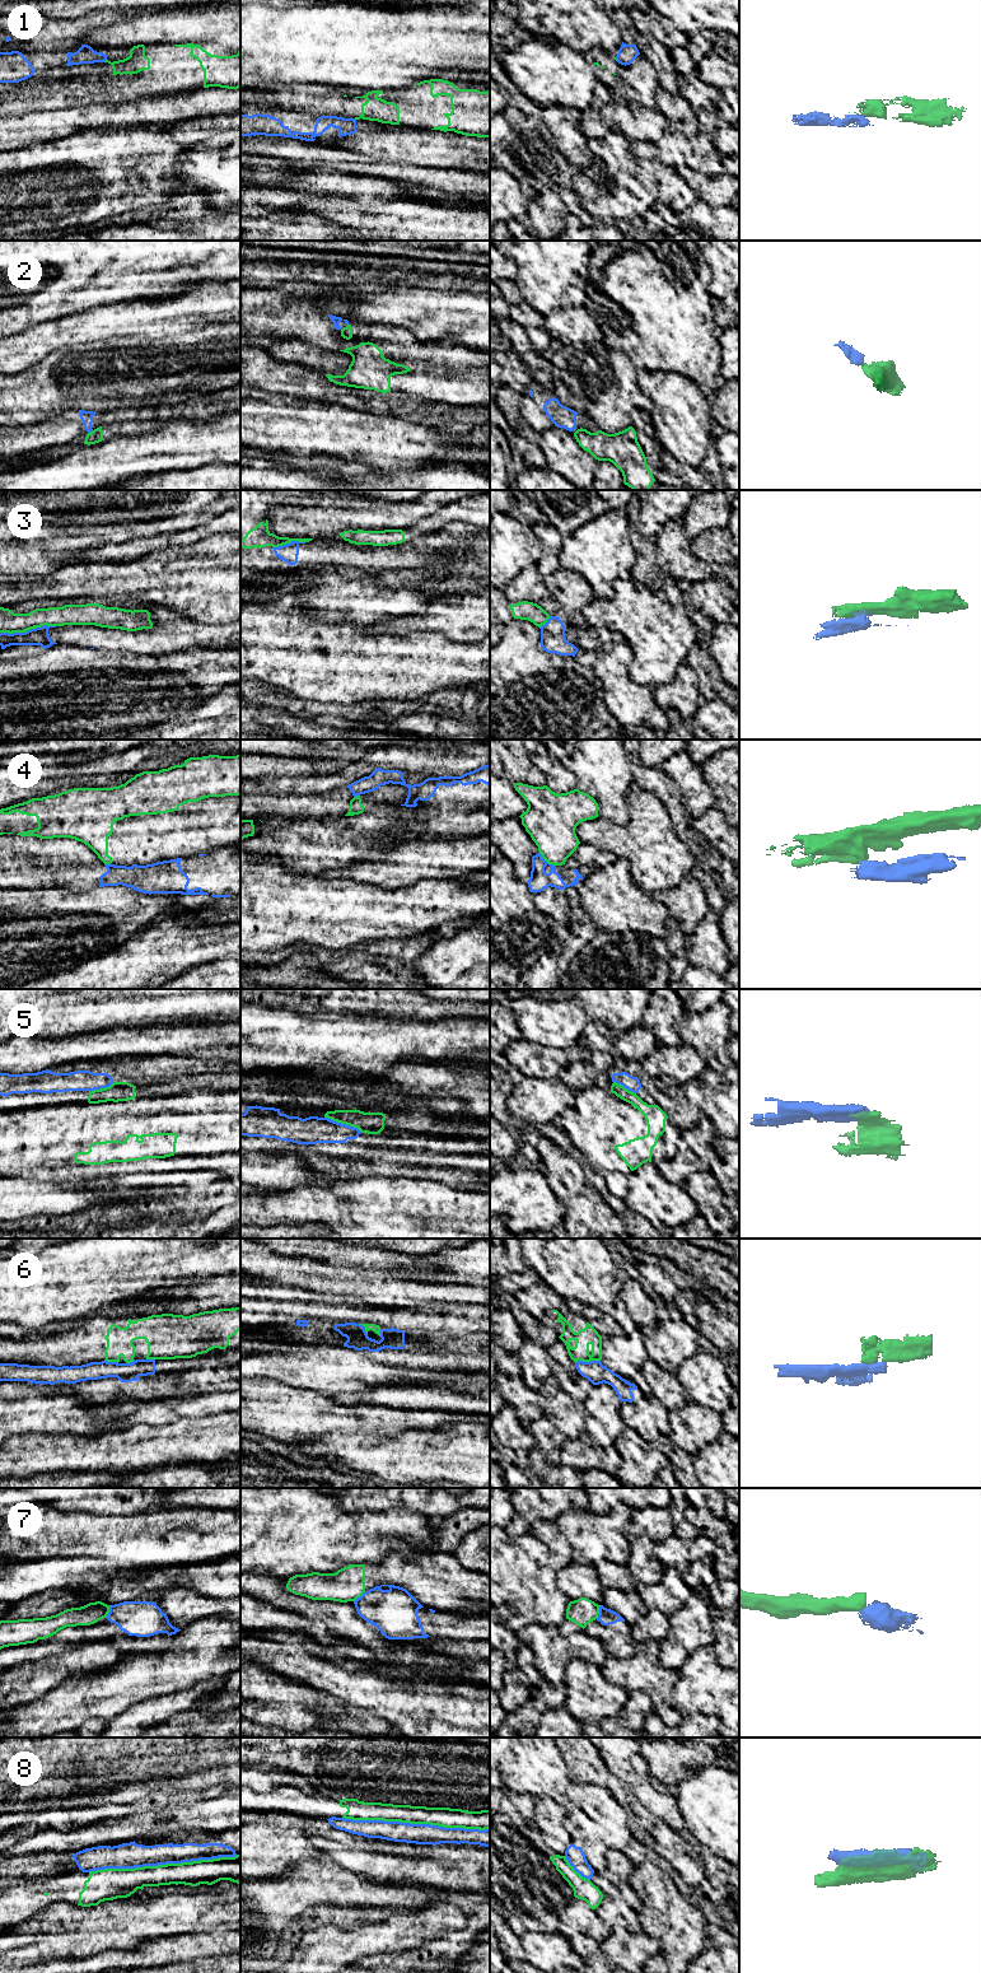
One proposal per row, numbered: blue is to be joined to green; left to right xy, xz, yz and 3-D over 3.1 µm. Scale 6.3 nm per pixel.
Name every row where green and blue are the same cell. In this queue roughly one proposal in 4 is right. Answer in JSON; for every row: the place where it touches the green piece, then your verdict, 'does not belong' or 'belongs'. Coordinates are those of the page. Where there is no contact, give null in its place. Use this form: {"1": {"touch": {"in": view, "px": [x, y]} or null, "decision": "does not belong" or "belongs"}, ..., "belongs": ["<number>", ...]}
{"1": {"touch": {"in": "yz", "px": [615, 59]}, "decision": "does not belong"}, "2": {"touch": {"in": "xy", "px": [90, 432]}, "decision": "does not belong"}, "3": {"touch": {"in": "xy", "px": [27, 630]}, "decision": "does not belong"}, "4": {"touch": {"in": "yz", "px": [547, 862]}, "decision": "does not belong"}, "5": {"touch": {"in": "xz", "px": [344, 1123]}, "decision": "does not belong"}, "6": {"touch": {"in": "yz", "px": [587, 1361]}, "decision": "does not belong"}, "7": {"touch": {"in": "yz", "px": [598, 1612]}, "decision": "does not belong"}, "8": {"touch": {"in": "xy", "px": [163, 1865]}, "decision": "belongs"}, "belongs": ["8"]}

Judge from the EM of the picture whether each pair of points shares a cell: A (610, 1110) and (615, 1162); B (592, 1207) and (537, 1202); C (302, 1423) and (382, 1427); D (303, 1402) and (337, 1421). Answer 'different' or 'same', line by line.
A: same
B: different
C: same
D: same

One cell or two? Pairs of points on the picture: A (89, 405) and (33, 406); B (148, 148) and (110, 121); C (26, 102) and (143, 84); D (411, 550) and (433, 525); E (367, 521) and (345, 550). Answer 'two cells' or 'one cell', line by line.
A: one cell
B: two cells
C: one cell
D: two cells
E: two cells

